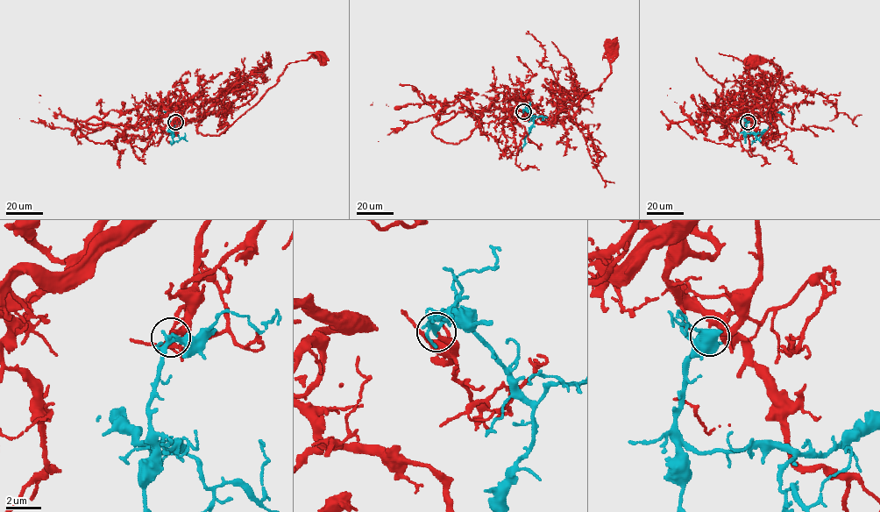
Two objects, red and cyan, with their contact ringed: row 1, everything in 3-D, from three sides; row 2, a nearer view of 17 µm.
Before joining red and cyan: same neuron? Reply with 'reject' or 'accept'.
accept

